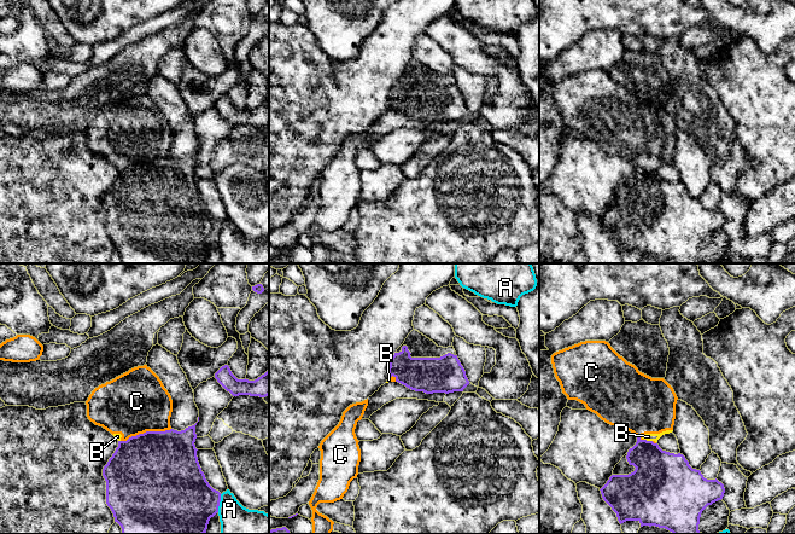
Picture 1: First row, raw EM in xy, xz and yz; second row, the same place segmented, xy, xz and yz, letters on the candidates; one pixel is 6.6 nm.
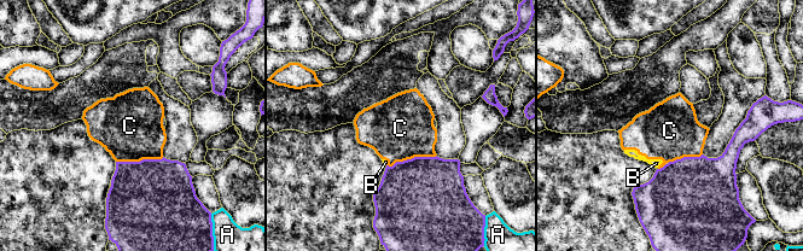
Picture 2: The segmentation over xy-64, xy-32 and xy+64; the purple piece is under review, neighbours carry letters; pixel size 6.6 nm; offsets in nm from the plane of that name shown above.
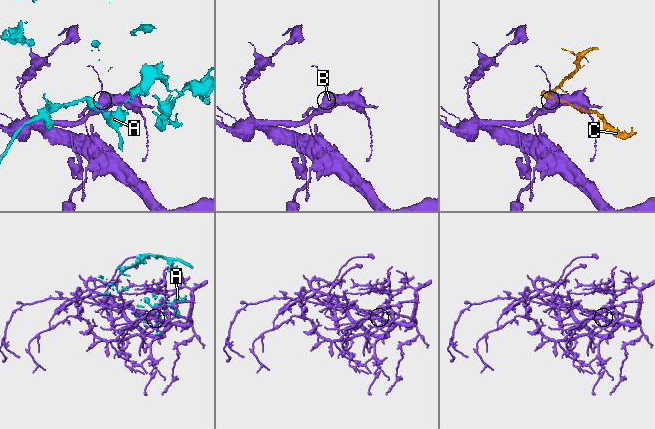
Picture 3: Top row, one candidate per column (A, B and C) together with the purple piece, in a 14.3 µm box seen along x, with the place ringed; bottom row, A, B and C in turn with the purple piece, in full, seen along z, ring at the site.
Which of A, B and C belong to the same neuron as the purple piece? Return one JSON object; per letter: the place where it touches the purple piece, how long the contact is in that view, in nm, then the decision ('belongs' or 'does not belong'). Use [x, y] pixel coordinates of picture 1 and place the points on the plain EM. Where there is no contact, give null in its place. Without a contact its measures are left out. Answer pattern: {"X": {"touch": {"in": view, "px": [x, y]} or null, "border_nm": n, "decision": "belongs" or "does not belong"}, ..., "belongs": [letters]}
{"A": {"touch": {"in": "xy", "px": [218, 232]}, "border_nm": 120, "decision": "does not belong"}, "B": {"touch": {"in": "yz", "px": [648, 170]}, "border_nm": 60, "decision": "belongs"}, "C": {"touch": {"in": "xy", "px": [146, 161]}, "border_nm": 340, "decision": "does not belong"}, "belongs": ["B"]}

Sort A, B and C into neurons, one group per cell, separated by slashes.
A / B / C

